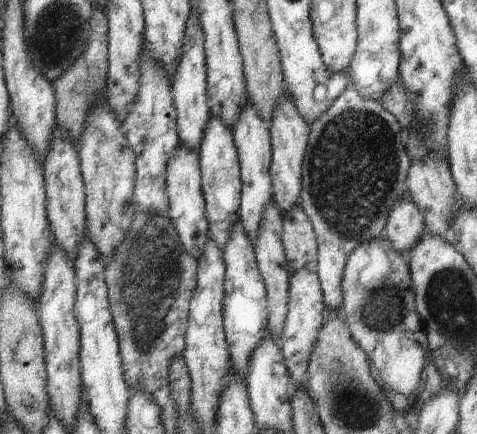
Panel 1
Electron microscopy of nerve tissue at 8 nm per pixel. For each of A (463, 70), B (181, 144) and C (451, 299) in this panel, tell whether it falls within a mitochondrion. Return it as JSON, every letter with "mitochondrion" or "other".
{"A":"other","B":"other","C":"mitochondrion"}

